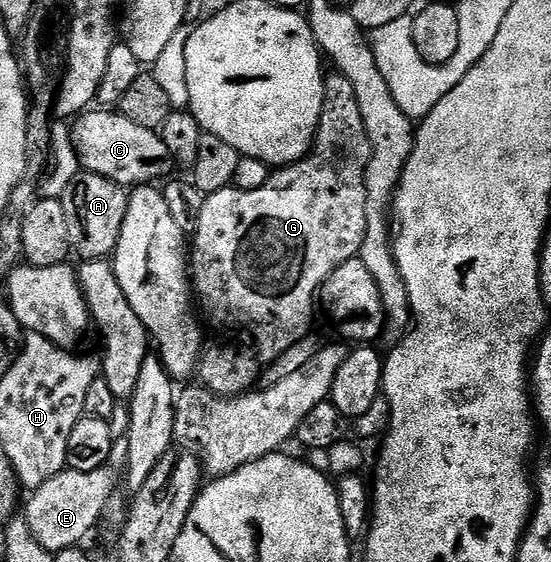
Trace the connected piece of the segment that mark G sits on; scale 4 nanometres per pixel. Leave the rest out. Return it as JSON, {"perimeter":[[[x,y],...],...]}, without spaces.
{"perimeter":[[[335,70],[332,71],[332,76],[330,73],[326,77],[325,99],[323,113],[319,119],[319,131],[315,134],[315,142],[311,146],[311,151],[303,159],[295,164],[289,164],[272,171],[268,180],[259,189],[243,190],[232,186],[225,190],[212,192],[204,199],[199,217],[196,218],[196,228],[189,240],[189,275],[194,295],[197,297],[198,307],[199,304],[203,307],[204,313],[202,312],[202,315],[204,317],[207,315],[215,323],[216,330],[227,339],[227,344],[231,347],[208,347],[204,351],[197,369],[197,376],[198,379],[203,379],[201,384],[206,391],[220,398],[236,398],[251,392],[258,385],[255,383],[259,379],[261,381],[264,379],[267,369],[274,364],[275,360],[281,358],[281,354],[285,354],[285,350],[289,350],[312,331],[311,315],[317,312],[319,289],[323,287],[329,274],[333,274],[333,270],[337,270],[337,266],[356,259],[362,253],[367,233],[367,171],[370,161],[371,143],[367,127],[361,116],[361,106],[355,97],[353,82],[349,82],[349,78],[345,78],[342,73]]]}

